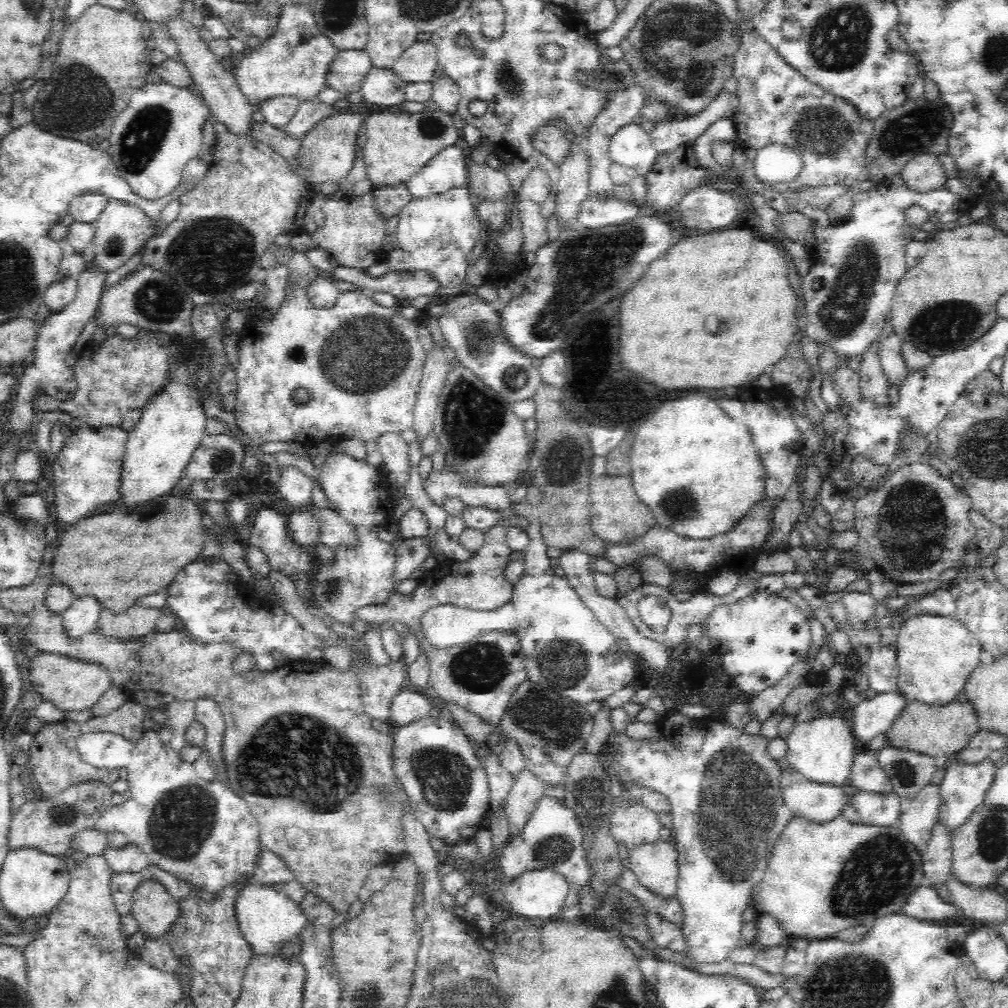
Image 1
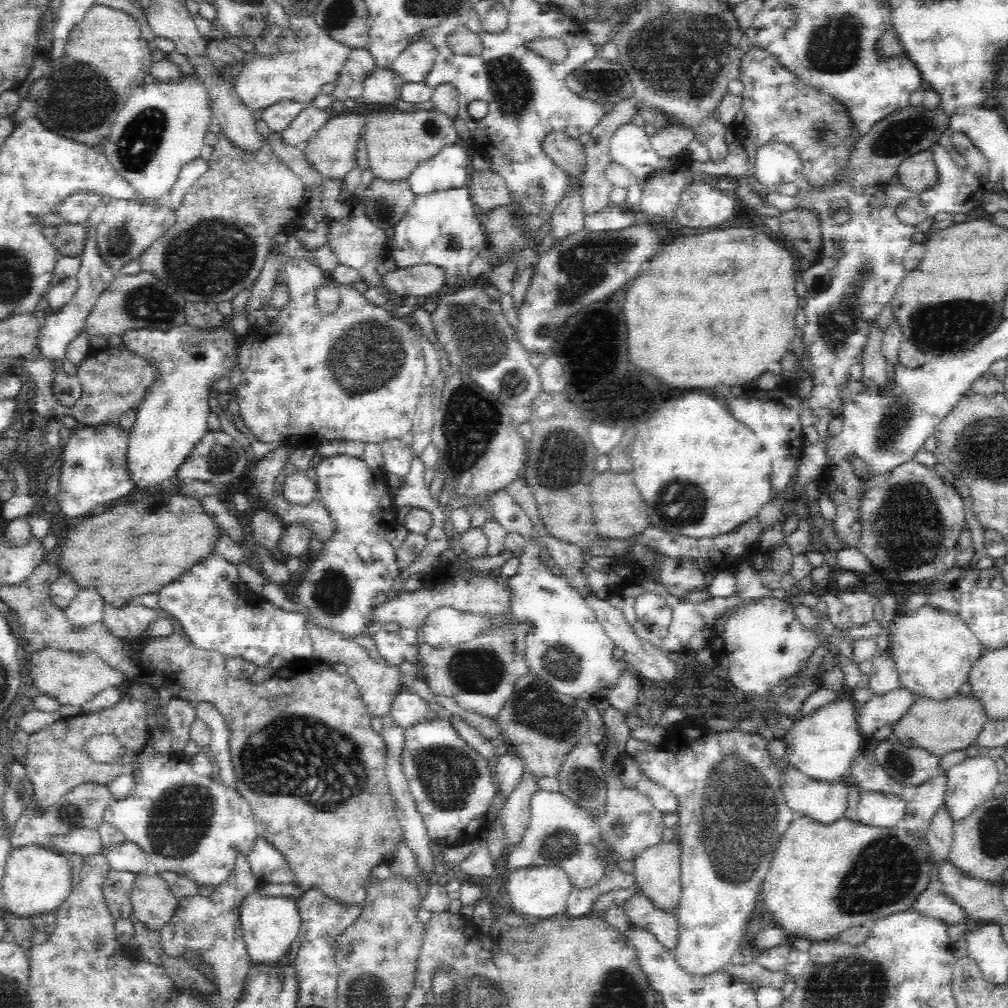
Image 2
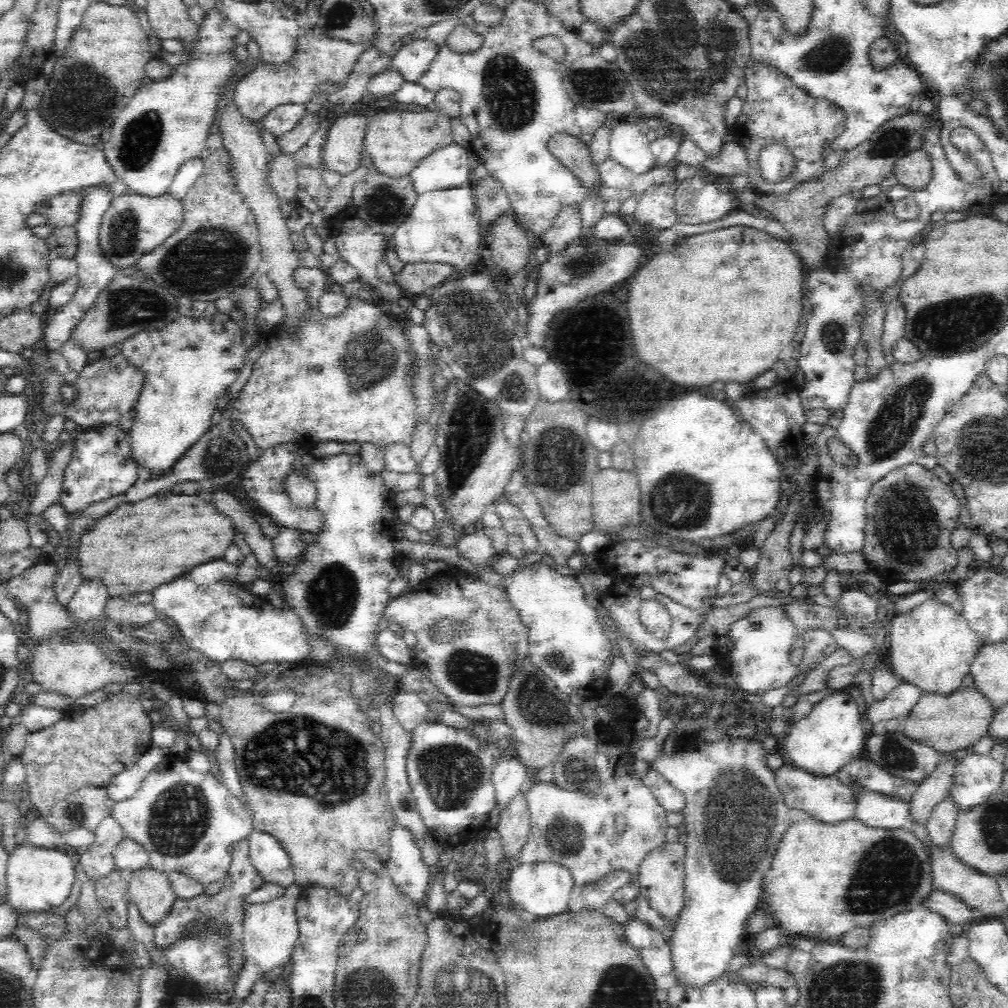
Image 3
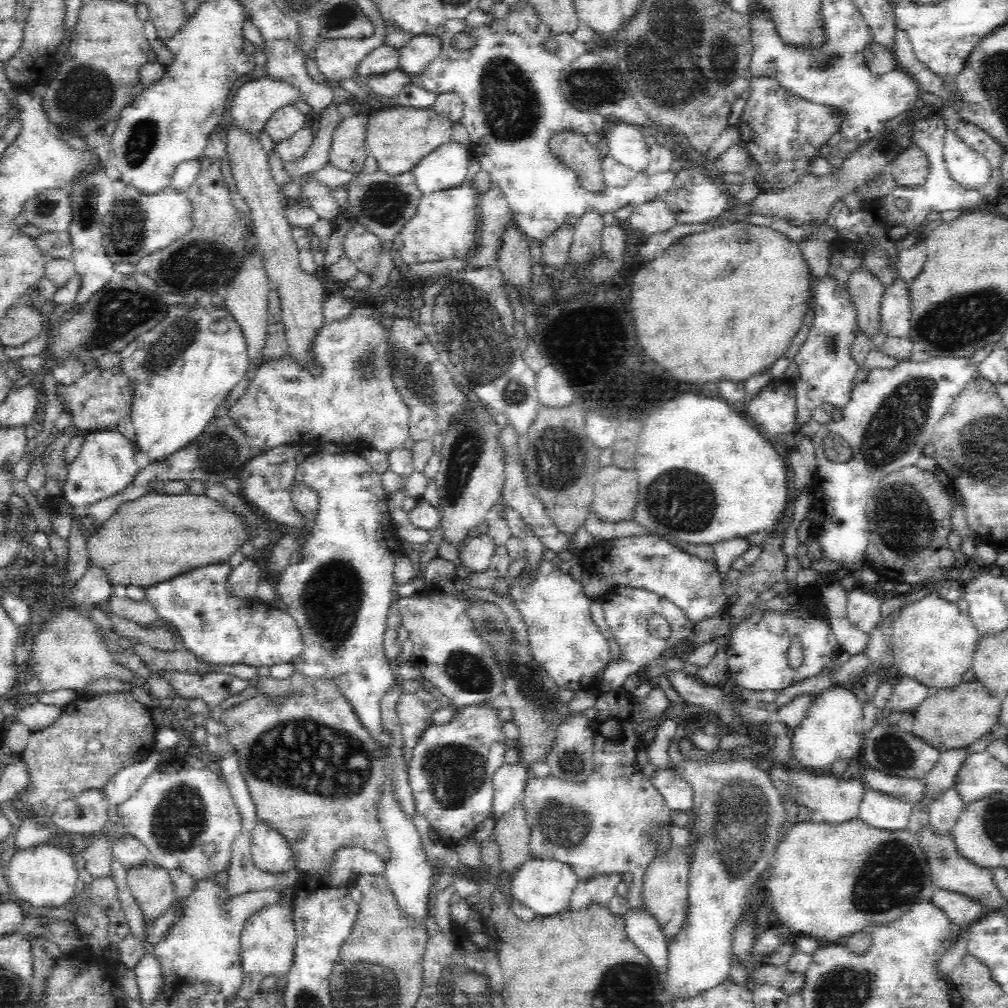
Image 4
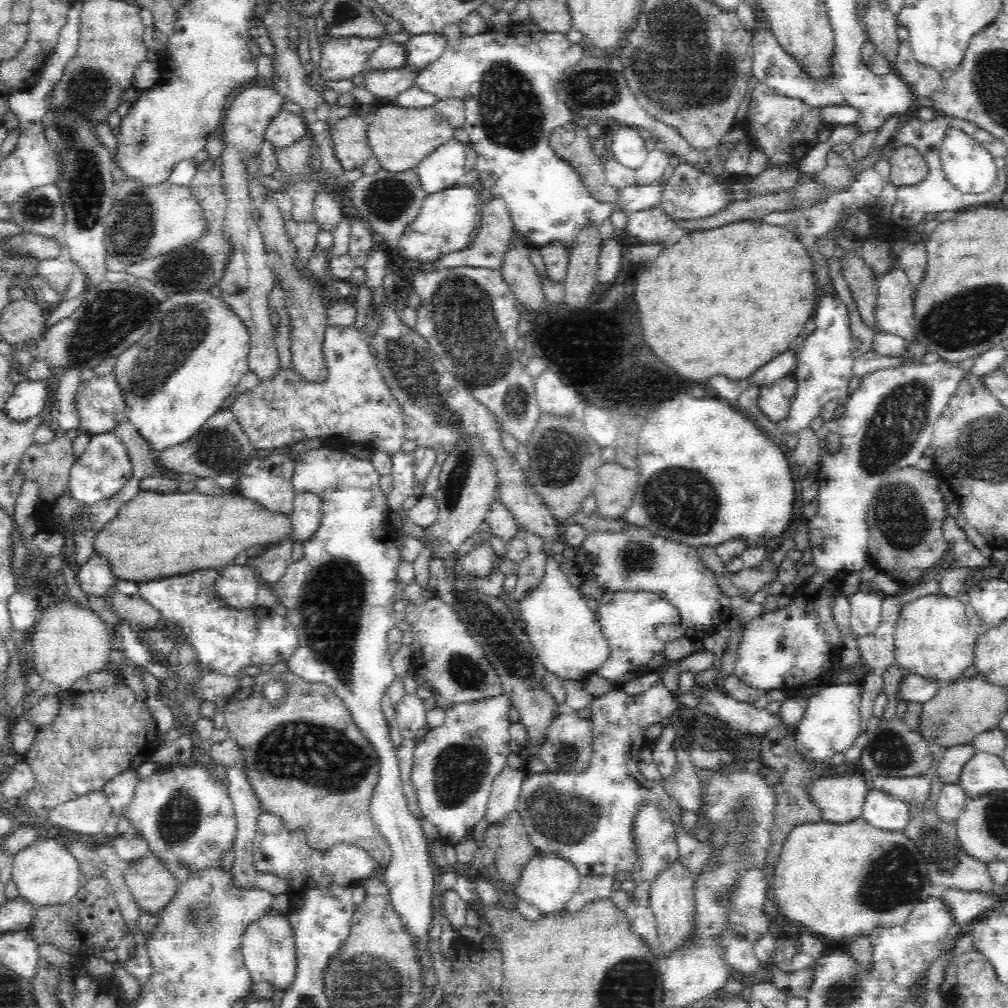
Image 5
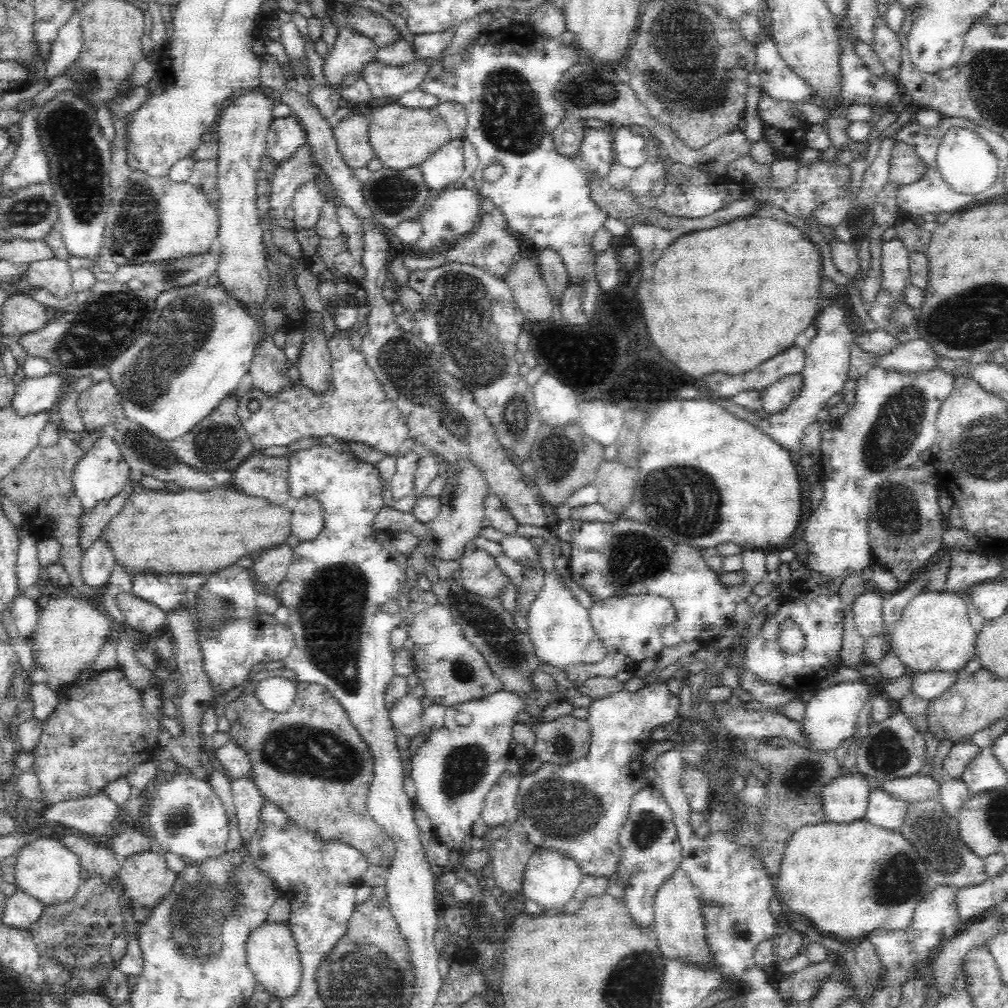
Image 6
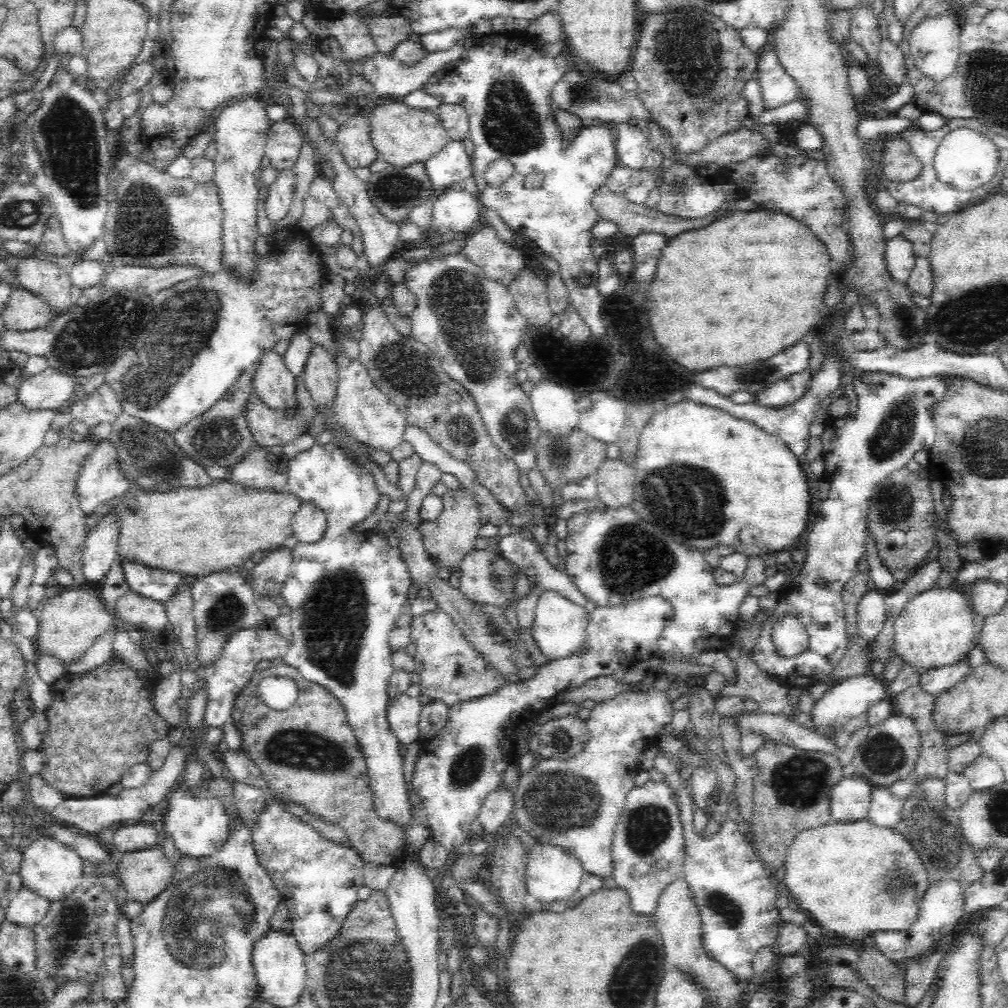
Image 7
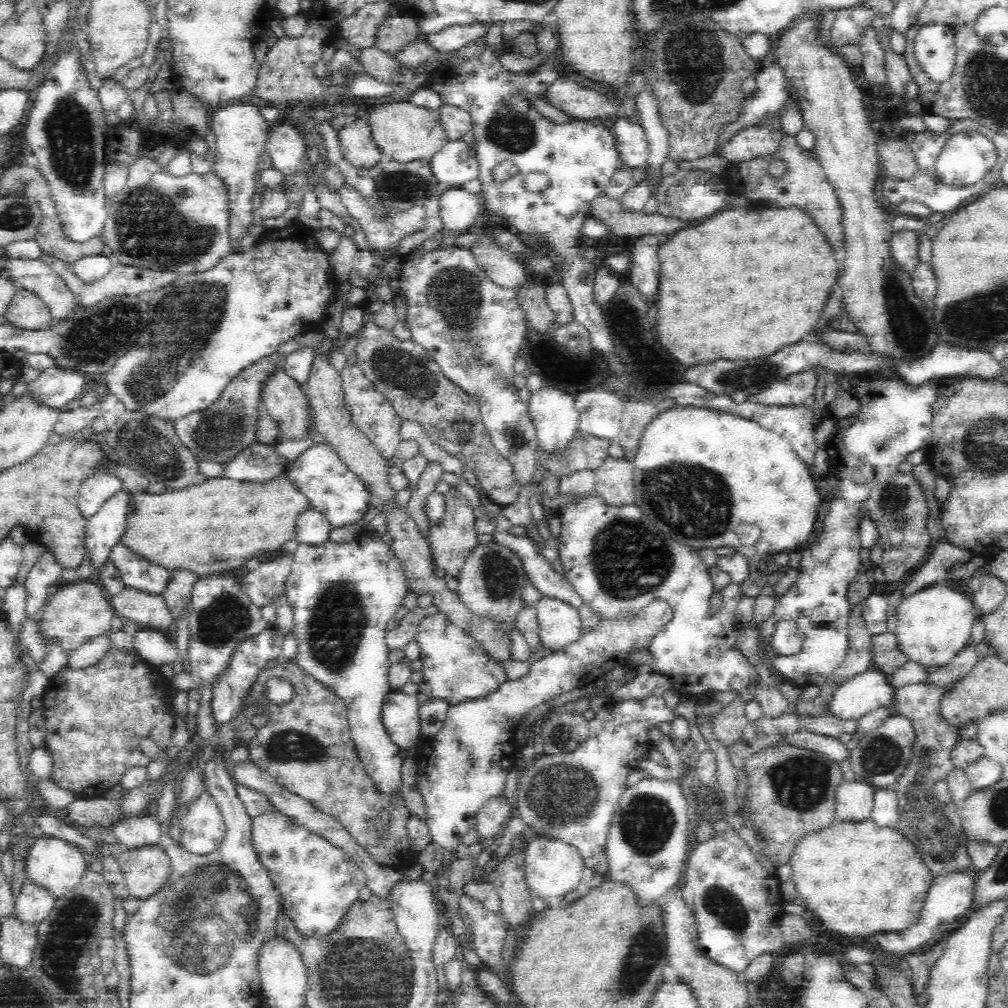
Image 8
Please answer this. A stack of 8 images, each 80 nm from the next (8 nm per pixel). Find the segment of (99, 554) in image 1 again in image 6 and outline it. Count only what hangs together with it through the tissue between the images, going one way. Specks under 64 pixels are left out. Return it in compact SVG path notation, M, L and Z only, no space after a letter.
M140 486L140 494L138 490L130 496L130 499L124 503L120 512L107 524L106 528L101 532L99 540L105 542L109 549L112 551L115 566L121 568L124 572L131 575L142 574L179 574L186 575L187 573L202 573L202 574L214 574L220 572L222 569L228 568L238 562L242 556L254 552L254 550L268 550L269 548L276 547L286 541L286 538L291 535L291 512L296 508L296 498L292 498L284 506L274 506L268 501L264 501L262 498L252 498L252 496L244 496L240 494L238 490L232 490L232 486L216 487L212 492L204 492L194 489L180 489L173 492L168 491L152 491Z

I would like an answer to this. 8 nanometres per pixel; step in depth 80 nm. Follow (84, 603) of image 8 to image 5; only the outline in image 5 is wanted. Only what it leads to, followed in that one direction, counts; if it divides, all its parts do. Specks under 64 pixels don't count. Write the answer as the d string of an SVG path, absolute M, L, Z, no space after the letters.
M74 600L51 604L29 636L32 668L42 678L41 685L35 691L28 690L25 696L24 702L31 705L56 692L72 690L78 680L106 669L112 652L112 632L107 630L104 621L92 609L81 607Z

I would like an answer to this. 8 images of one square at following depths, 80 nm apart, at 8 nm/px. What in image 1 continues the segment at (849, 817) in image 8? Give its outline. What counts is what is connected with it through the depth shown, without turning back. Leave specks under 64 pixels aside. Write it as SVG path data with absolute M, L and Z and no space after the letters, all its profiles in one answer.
M792 768L781 773L781 797L791 814L818 824L842 815L846 789L810 782Z

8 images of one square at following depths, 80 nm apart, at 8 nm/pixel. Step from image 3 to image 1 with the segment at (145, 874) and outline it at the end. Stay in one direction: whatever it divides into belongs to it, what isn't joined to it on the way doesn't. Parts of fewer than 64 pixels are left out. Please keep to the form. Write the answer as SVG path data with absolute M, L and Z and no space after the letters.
M146 878L137 888L137 892L134 892L130 914L137 920L137 930L142 932L145 938L158 940L170 933L176 920L180 917L179 901L172 898L162 884Z

